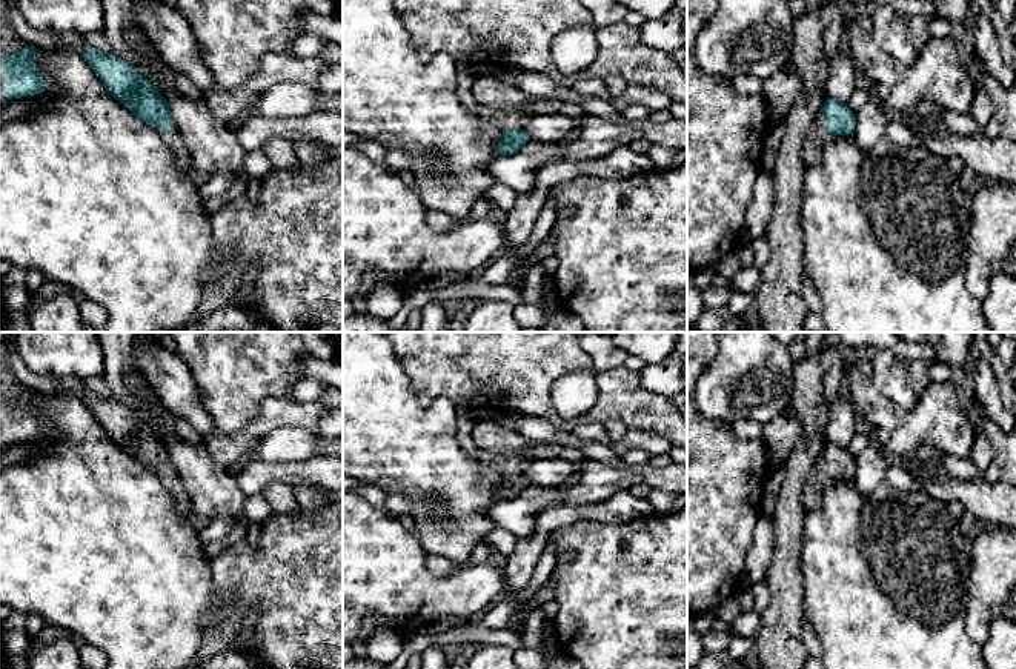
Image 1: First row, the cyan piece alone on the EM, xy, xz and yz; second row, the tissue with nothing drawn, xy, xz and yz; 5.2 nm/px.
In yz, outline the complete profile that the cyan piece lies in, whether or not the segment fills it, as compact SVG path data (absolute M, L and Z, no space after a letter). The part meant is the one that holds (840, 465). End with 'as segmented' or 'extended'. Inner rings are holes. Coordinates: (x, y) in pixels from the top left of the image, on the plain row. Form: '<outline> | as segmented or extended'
M825 443L822 457L816 461L812 474L801 488L801 503L804 511L819 511L824 500L824 488L830 481L853 480L856 458L845 448Z | extended

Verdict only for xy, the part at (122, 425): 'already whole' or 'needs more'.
needs more

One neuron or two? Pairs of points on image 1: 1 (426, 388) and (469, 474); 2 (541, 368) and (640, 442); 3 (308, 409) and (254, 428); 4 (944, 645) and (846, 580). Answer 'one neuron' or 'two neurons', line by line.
1: two neurons
2: two neurons
3: one neuron
4: one neuron

